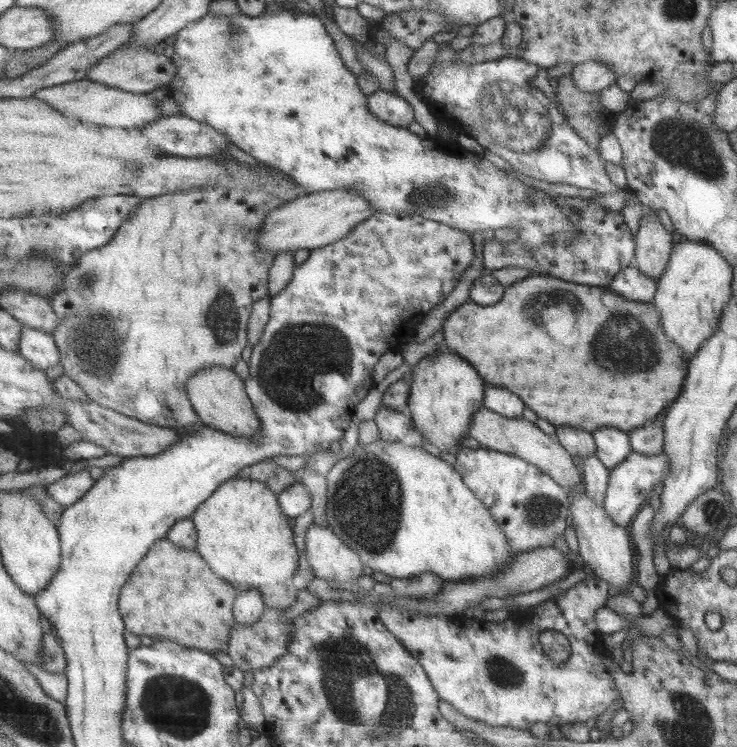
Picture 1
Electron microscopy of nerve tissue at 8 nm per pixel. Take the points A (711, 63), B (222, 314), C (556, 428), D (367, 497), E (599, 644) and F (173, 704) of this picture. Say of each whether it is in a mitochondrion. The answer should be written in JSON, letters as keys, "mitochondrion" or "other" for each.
{"A":"other","B":"mitochondrion","C":"other","D":"mitochondrion","E":"other","F":"mitochondrion"}

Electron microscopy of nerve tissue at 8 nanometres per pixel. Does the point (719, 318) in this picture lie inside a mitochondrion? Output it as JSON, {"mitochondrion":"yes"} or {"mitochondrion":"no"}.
{"mitochondrion":"no"}

